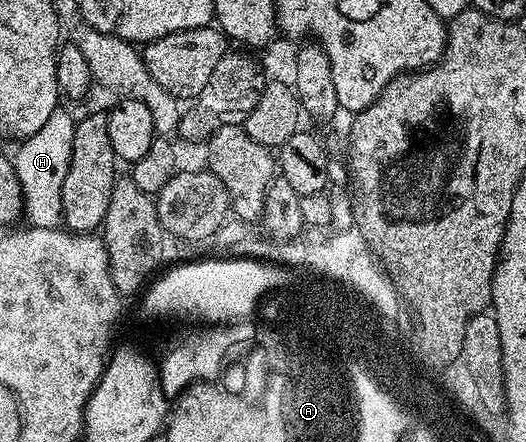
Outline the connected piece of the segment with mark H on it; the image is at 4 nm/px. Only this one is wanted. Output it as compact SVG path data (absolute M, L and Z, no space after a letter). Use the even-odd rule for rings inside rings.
M57 108L30 136L28 145L16 152L16 175L24 193L24 214L28 226L57 229L64 221L62 212L62 180L66 180L66 172L70 168L70 152L74 148L74 132L77 119L71 118L64 108Z

